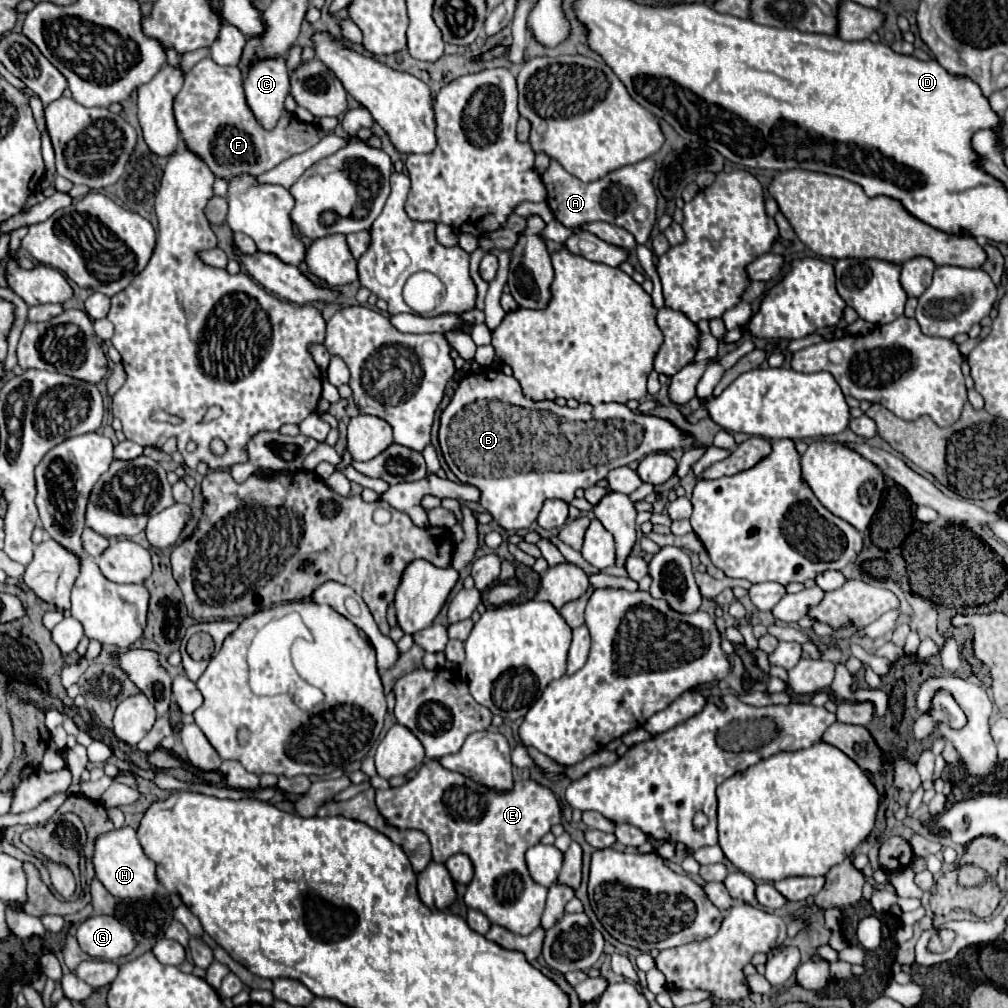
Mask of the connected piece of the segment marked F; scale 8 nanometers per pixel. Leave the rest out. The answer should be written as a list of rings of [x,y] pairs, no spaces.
[[[211,58],[199,60],[185,74],[185,84],[175,98],[175,118],[185,146],[205,160],[215,176],[225,180],[241,172],[259,176],[283,160],[309,150],[325,136],[319,126],[303,124],[289,112],[279,118],[273,130],[263,130],[247,106],[239,68],[219,66]]]

